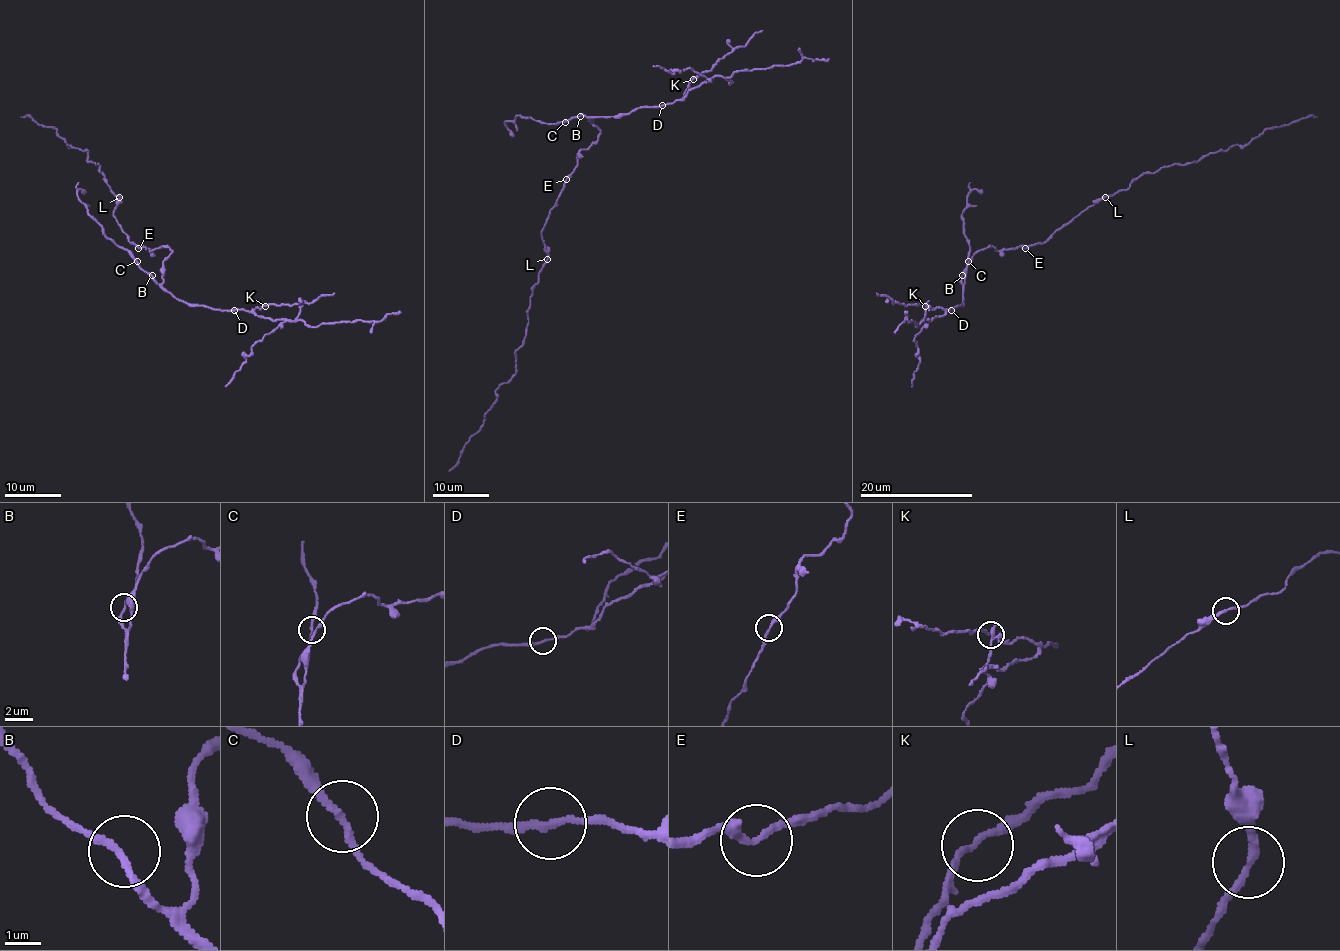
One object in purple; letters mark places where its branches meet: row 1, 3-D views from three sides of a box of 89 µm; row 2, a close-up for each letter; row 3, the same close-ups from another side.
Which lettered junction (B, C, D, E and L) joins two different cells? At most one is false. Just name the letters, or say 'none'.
D

